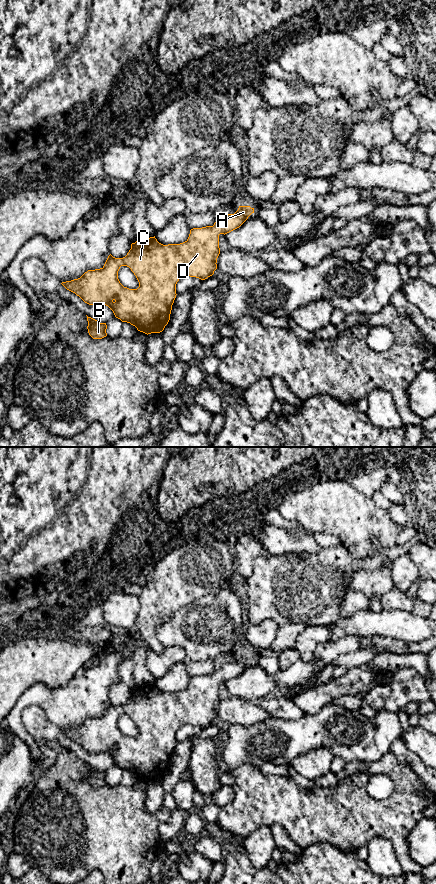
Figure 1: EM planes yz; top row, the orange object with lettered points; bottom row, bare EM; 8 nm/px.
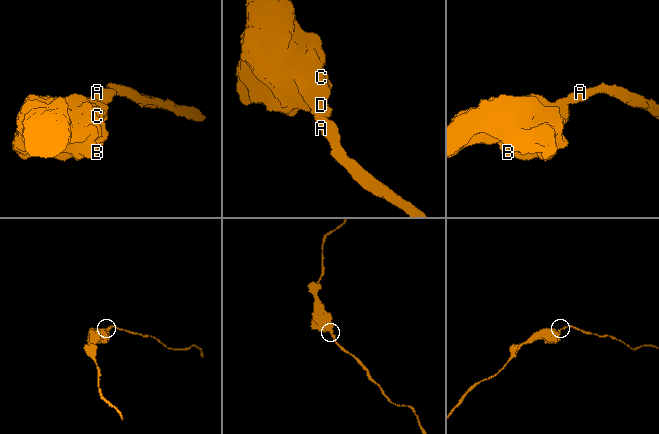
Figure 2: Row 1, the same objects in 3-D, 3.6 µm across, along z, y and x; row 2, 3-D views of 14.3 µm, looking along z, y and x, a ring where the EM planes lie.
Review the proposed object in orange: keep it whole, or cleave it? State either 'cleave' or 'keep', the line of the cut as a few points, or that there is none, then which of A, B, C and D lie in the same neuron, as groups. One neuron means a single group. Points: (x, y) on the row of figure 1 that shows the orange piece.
keep; no cut; A B C D

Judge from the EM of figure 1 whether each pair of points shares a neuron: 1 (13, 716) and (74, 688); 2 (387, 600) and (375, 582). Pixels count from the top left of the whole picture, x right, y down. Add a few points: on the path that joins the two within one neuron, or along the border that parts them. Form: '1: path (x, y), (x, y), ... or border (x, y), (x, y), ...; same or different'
1: path (27, 700), (29, 698), (58, 698); same
2: border (394, 587), (382, 596), (381, 609); different

